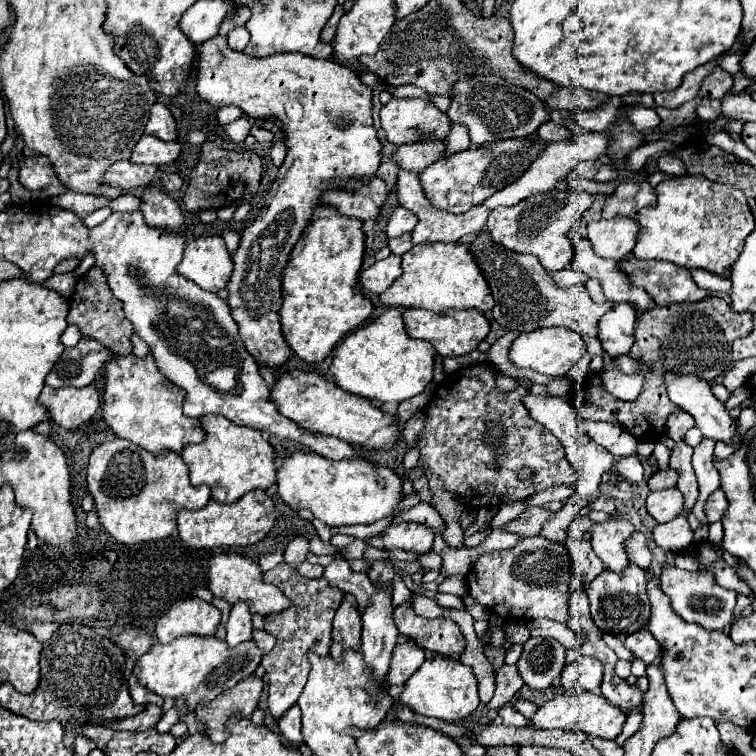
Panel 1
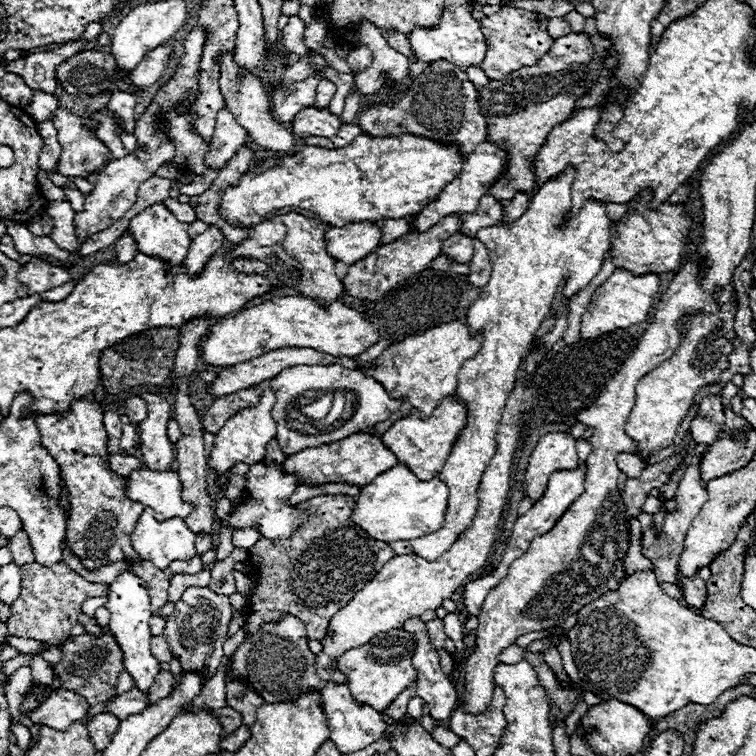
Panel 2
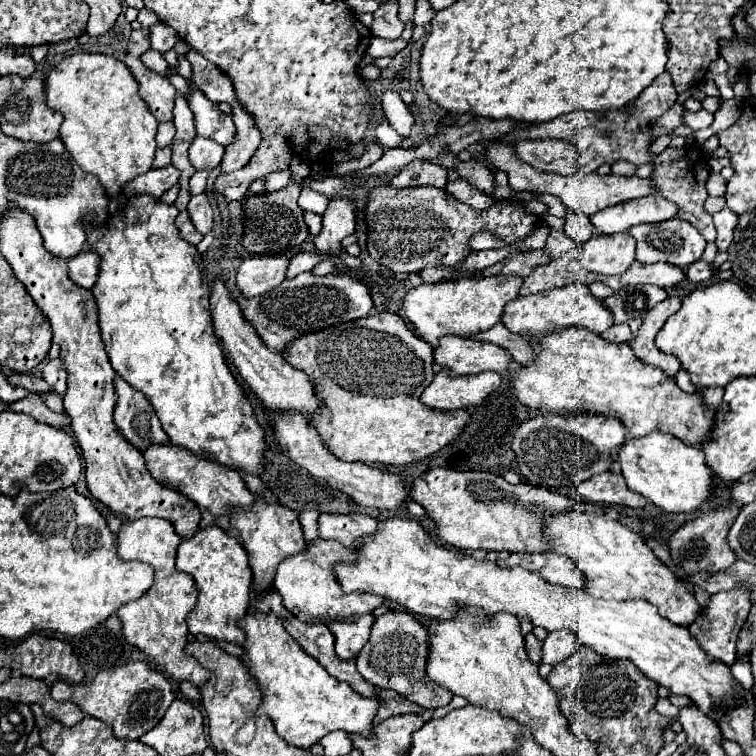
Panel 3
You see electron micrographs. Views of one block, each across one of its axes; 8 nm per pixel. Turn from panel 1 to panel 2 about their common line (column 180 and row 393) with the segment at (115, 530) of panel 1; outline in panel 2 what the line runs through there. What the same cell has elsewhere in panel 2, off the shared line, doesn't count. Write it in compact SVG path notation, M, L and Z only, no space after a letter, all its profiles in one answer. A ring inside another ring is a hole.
M570 164L564 172L544 182L532 194L528 210L514 224L500 224L494 230L482 228L476 232L476 238L484 242L492 260L492 276L482 288L478 300L470 306L466 324L472 332L482 330L484 342L478 356L464 362L458 374L456 392L468 406L468 422L460 432L444 468L440 470L440 478L450 490L444 526L420 540L412 540L412 550L426 560L436 560L442 556L458 534L470 526L470 520L476 514L476 490L484 470L496 454L496 430L506 400L514 390L518 366L522 358L526 358L526 370L532 372L542 360L538 352L528 354L528 348L542 320L548 316L548 308L554 300L558 284L568 278L564 296L570 298L578 294L600 272L604 252L610 250L612 220L608 218L604 202L586 200L574 218L566 218L566 214L572 210L570 186L574 176L576 168Z

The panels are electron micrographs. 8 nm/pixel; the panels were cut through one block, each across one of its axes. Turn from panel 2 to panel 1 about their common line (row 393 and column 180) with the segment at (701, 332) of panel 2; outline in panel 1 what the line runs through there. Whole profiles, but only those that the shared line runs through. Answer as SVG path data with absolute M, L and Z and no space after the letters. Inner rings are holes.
M178 636L170 644L154 642L150 652L138 658L134 664L134 678L138 684L156 692L162 698L184 698L188 702L188 710L196 710L198 704L206 704L214 700L224 690L236 686L240 680L250 676L262 660L262 652L258 646L250 642L242 642L236 648L228 648L224 640L204 638L204 636Z

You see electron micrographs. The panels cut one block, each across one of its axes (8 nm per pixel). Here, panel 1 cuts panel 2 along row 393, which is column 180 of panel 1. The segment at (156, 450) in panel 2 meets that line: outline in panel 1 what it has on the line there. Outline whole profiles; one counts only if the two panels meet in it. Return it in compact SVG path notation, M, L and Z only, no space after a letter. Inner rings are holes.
M142 136L136 142L130 160L134 164L156 164L156 166L160 166L160 164L174 162L180 156L180 150L182 150L180 142L164 142L164 140L158 140L154 136Z

